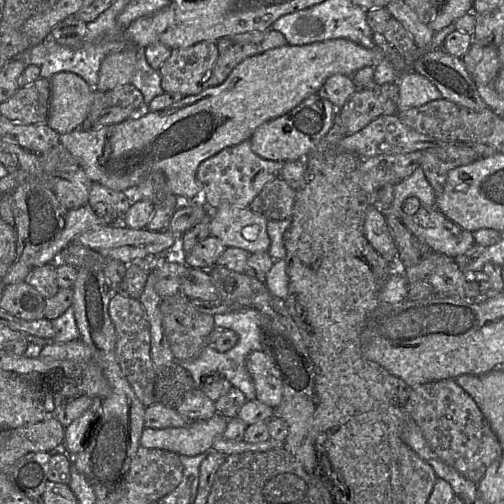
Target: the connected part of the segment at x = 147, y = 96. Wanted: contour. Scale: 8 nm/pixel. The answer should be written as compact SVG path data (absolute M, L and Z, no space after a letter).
M144 47L137 48L137 63L136 71L131 79L130 84L134 85L141 91L144 97L145 107L156 96L159 96L165 91L161 86L161 74L159 70L153 69L146 59L146 53Z

